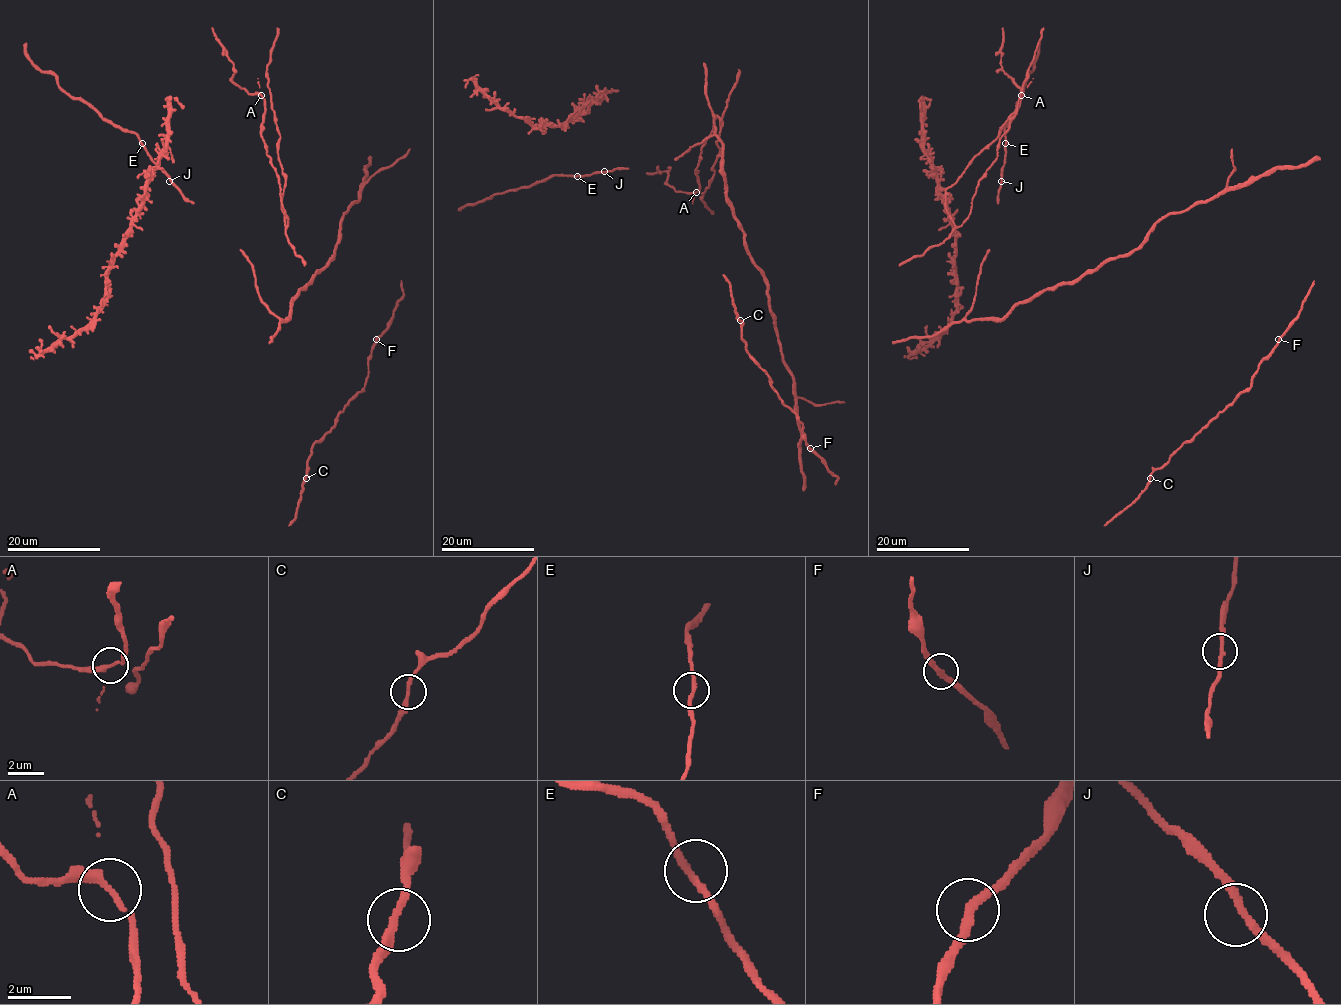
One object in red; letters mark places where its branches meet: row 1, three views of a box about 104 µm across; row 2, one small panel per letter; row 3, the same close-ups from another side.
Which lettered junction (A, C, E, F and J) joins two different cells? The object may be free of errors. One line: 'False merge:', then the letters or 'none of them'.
False merge: A

